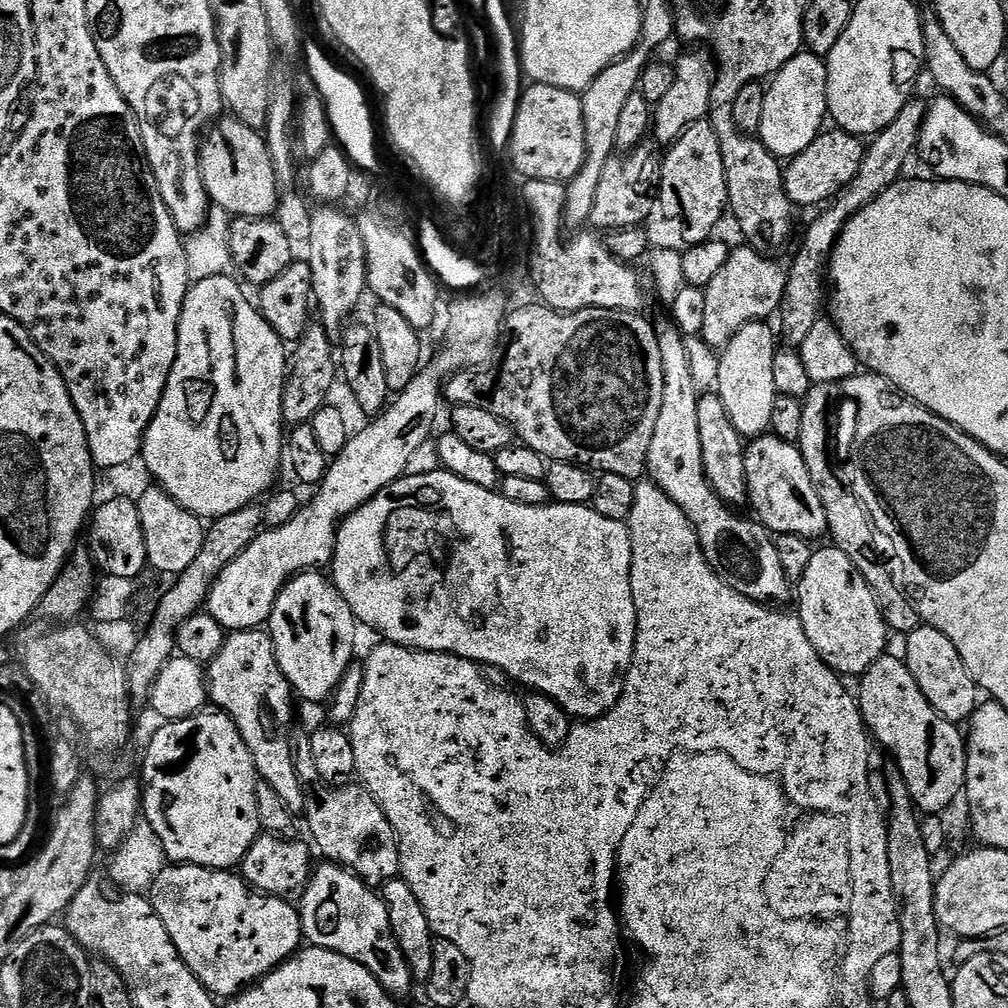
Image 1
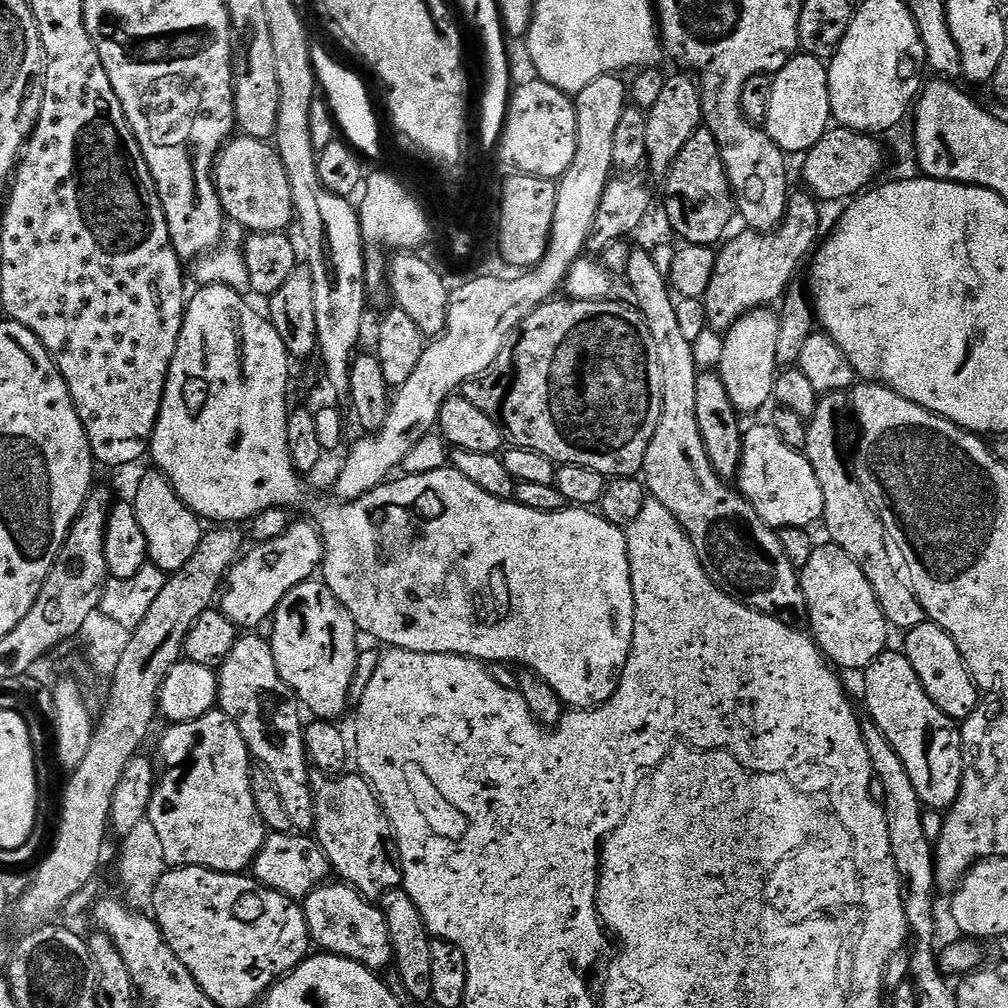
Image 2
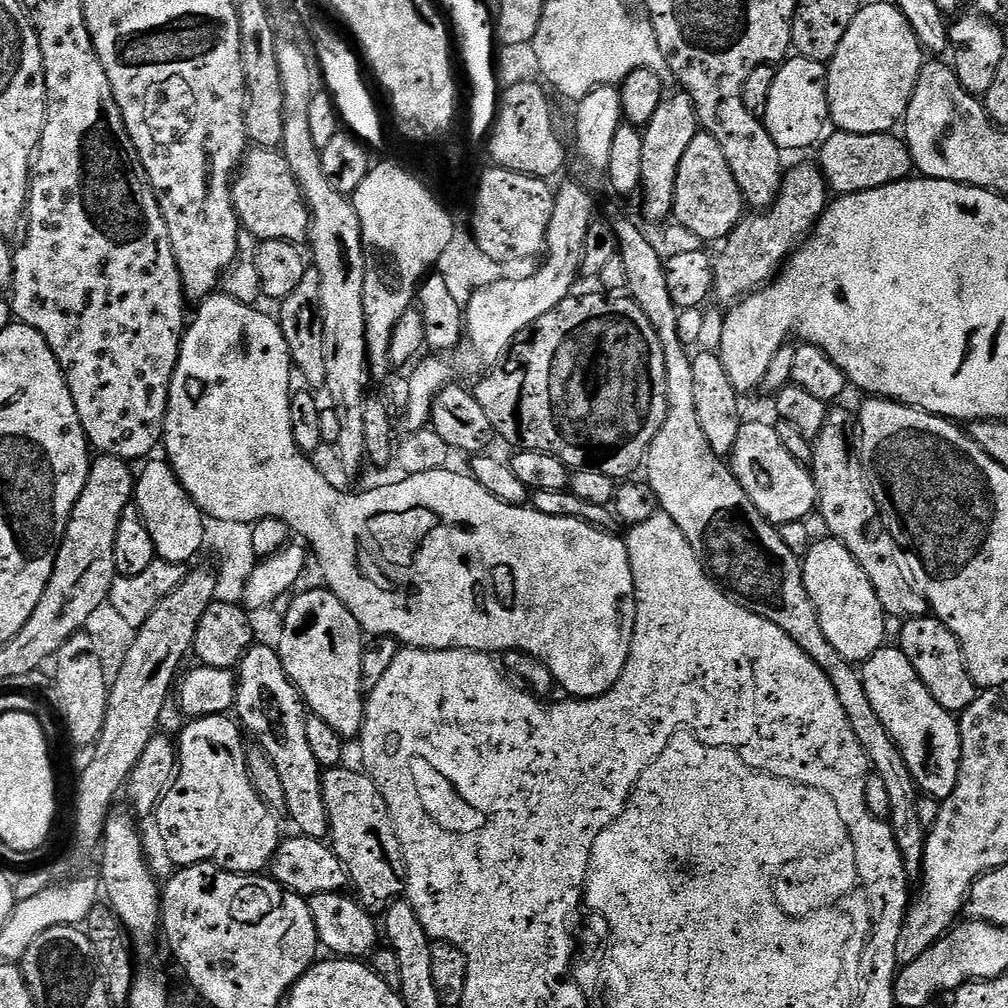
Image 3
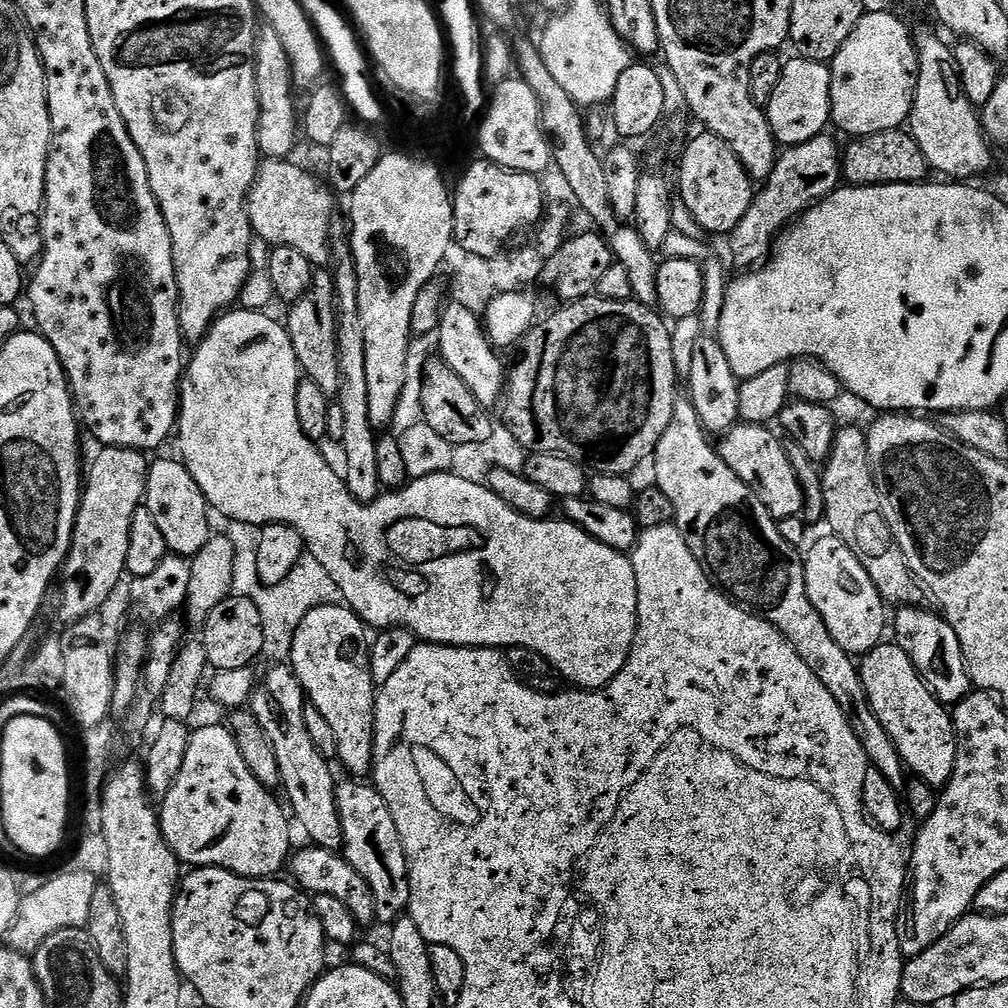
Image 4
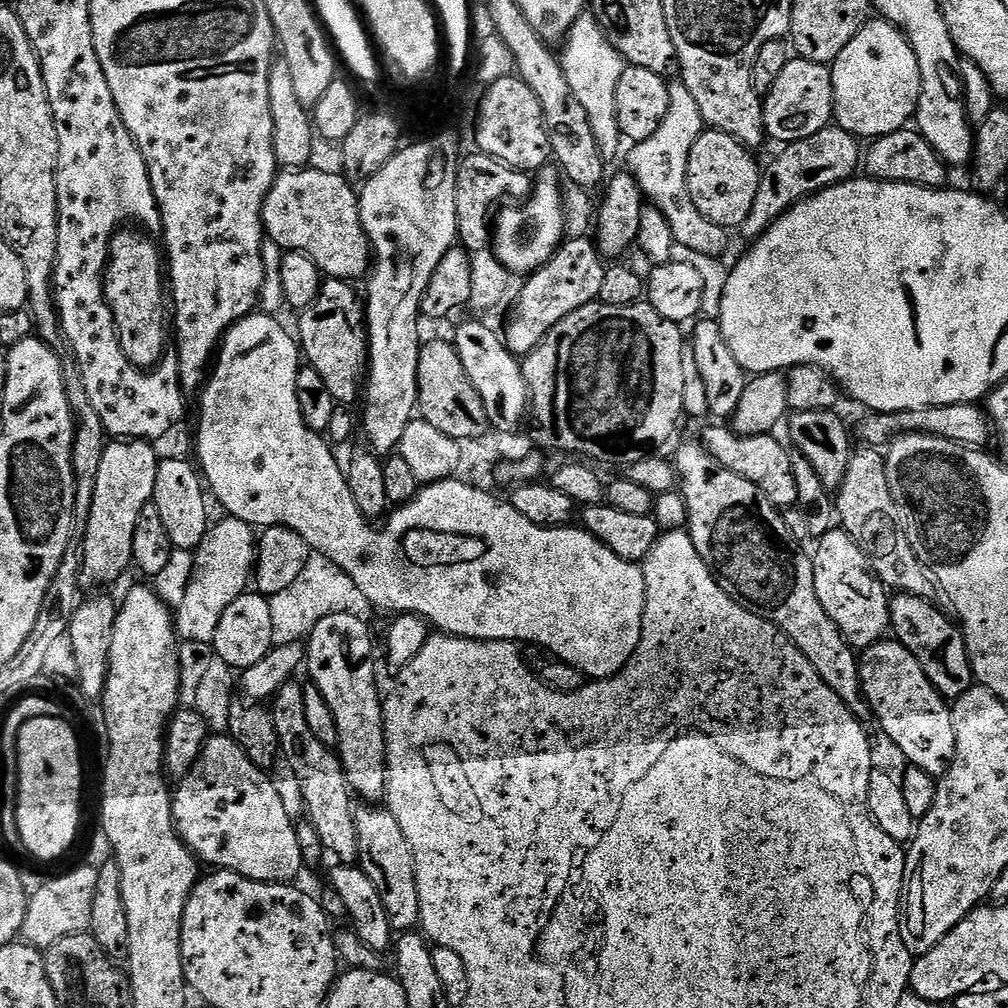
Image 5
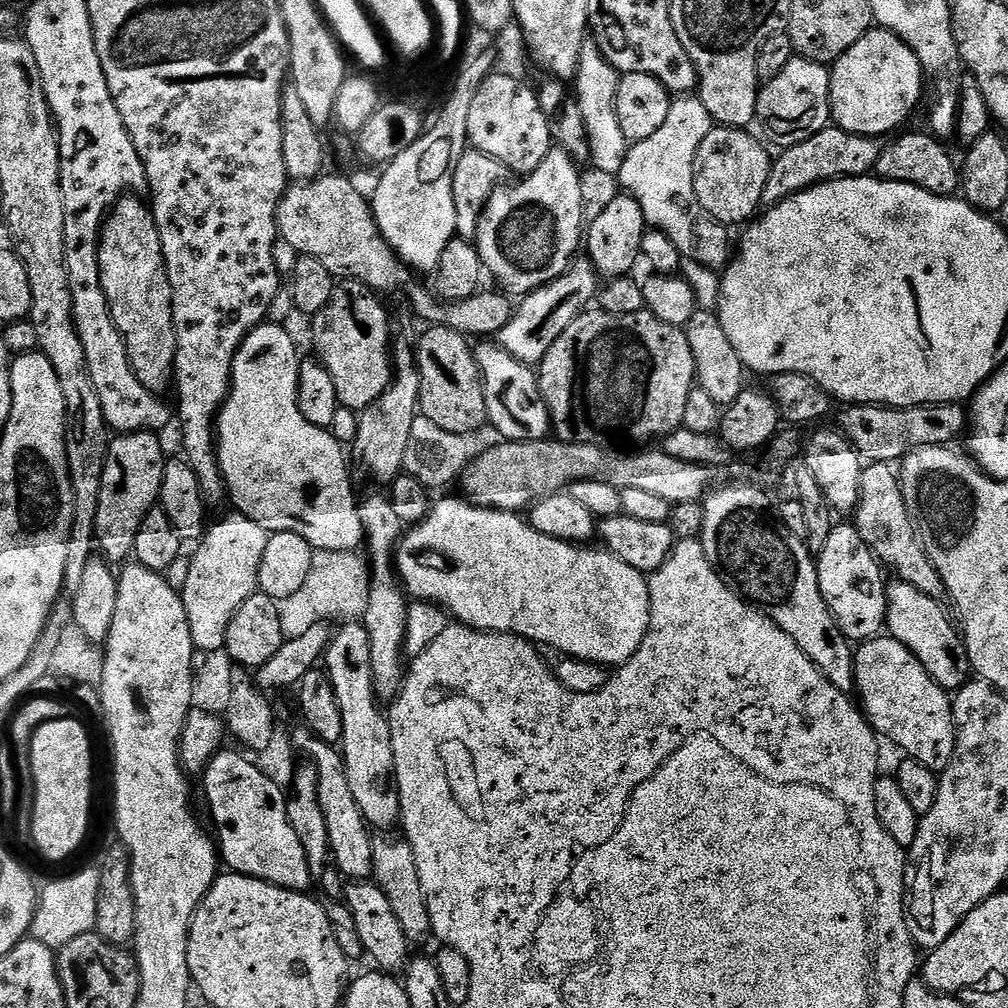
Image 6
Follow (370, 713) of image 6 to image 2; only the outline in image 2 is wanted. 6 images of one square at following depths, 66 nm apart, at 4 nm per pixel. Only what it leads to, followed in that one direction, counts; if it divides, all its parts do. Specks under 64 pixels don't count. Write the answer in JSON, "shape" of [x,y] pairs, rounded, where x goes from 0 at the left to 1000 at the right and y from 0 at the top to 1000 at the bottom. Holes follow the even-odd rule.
{"shape":[[[311,573],[292,581],[292,585],[280,593],[268,622],[270,648],[280,677],[288,681],[295,695],[305,705],[307,702],[311,711],[336,715],[336,710],[347,702],[345,689],[359,646],[359,639],[353,636],[353,618],[343,601],[335,597],[320,574]]]}

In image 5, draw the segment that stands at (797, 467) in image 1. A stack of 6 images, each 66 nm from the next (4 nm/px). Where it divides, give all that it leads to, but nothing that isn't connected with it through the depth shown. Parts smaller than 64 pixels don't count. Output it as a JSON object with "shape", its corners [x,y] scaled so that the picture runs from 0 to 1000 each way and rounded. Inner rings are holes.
{"shape":[[[710,423],[698,429],[696,443],[720,466],[748,478],[769,504],[781,506],[790,500],[792,482],[788,482],[788,466],[784,466],[784,448],[769,436],[769,432],[733,433],[722,423]]]}

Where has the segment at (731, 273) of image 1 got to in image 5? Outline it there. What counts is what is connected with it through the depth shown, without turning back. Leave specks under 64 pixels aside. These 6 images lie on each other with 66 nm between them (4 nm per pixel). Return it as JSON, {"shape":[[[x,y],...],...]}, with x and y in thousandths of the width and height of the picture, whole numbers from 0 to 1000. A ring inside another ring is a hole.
{"shape":[[[822,125],[812,129],[812,133],[804,133],[804,137],[790,139],[786,143],[778,143],[775,151],[763,161],[754,172],[752,181],[752,193],[748,195],[748,204],[740,216],[740,220],[734,223],[733,233],[739,234],[742,240],[752,237],[772,215],[782,210],[788,203],[793,202],[795,198],[802,197],[803,194],[809,194],[816,187],[825,187],[829,183],[835,183],[838,179],[846,178],[850,174],[851,168],[855,163],[855,143],[848,135],[832,125]]]}

